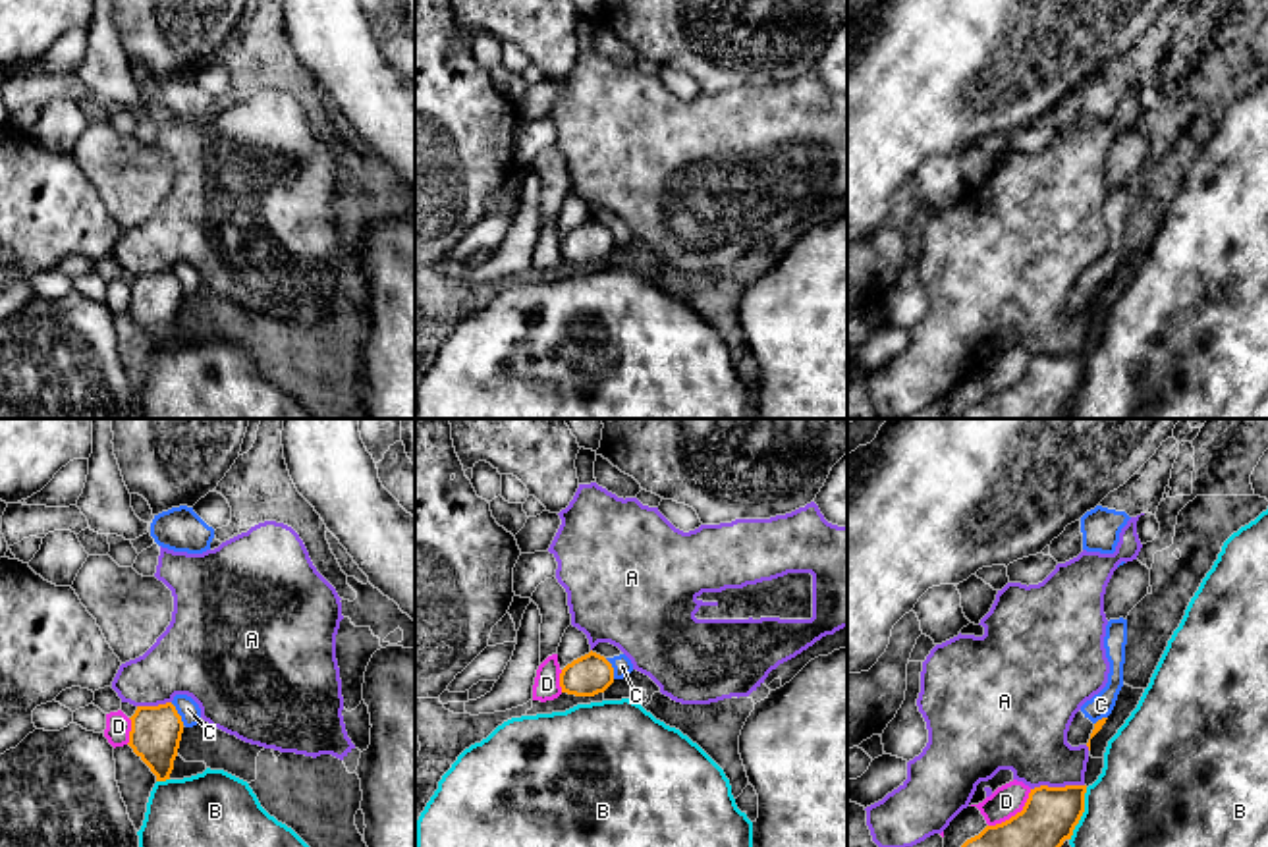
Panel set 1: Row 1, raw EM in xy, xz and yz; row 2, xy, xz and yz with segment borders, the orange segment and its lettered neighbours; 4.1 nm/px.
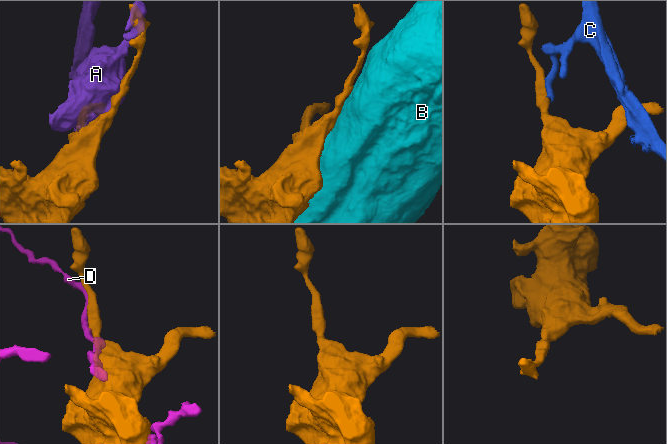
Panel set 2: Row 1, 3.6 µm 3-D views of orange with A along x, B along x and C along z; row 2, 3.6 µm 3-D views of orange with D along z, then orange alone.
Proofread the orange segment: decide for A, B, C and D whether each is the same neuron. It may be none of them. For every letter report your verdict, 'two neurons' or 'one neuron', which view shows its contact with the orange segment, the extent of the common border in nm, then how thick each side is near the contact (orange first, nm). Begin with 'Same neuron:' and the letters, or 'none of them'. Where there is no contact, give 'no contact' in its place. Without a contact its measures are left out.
Same neuron: none of them
A: two neurons; contact in yz; length 220 nm; calibres 240 and 320 nm
B: two neurons; contact in yz; length 240 nm; calibres 240 and 500 nm
C: two neurons; contact in xy; length 110 nm; calibres 220 and 90 nm
D: two neurons; contact in yz; length 240 nm; calibres 280 and 140 nm

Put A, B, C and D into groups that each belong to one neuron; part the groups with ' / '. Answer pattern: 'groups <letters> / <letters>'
groups A / B / C / D

